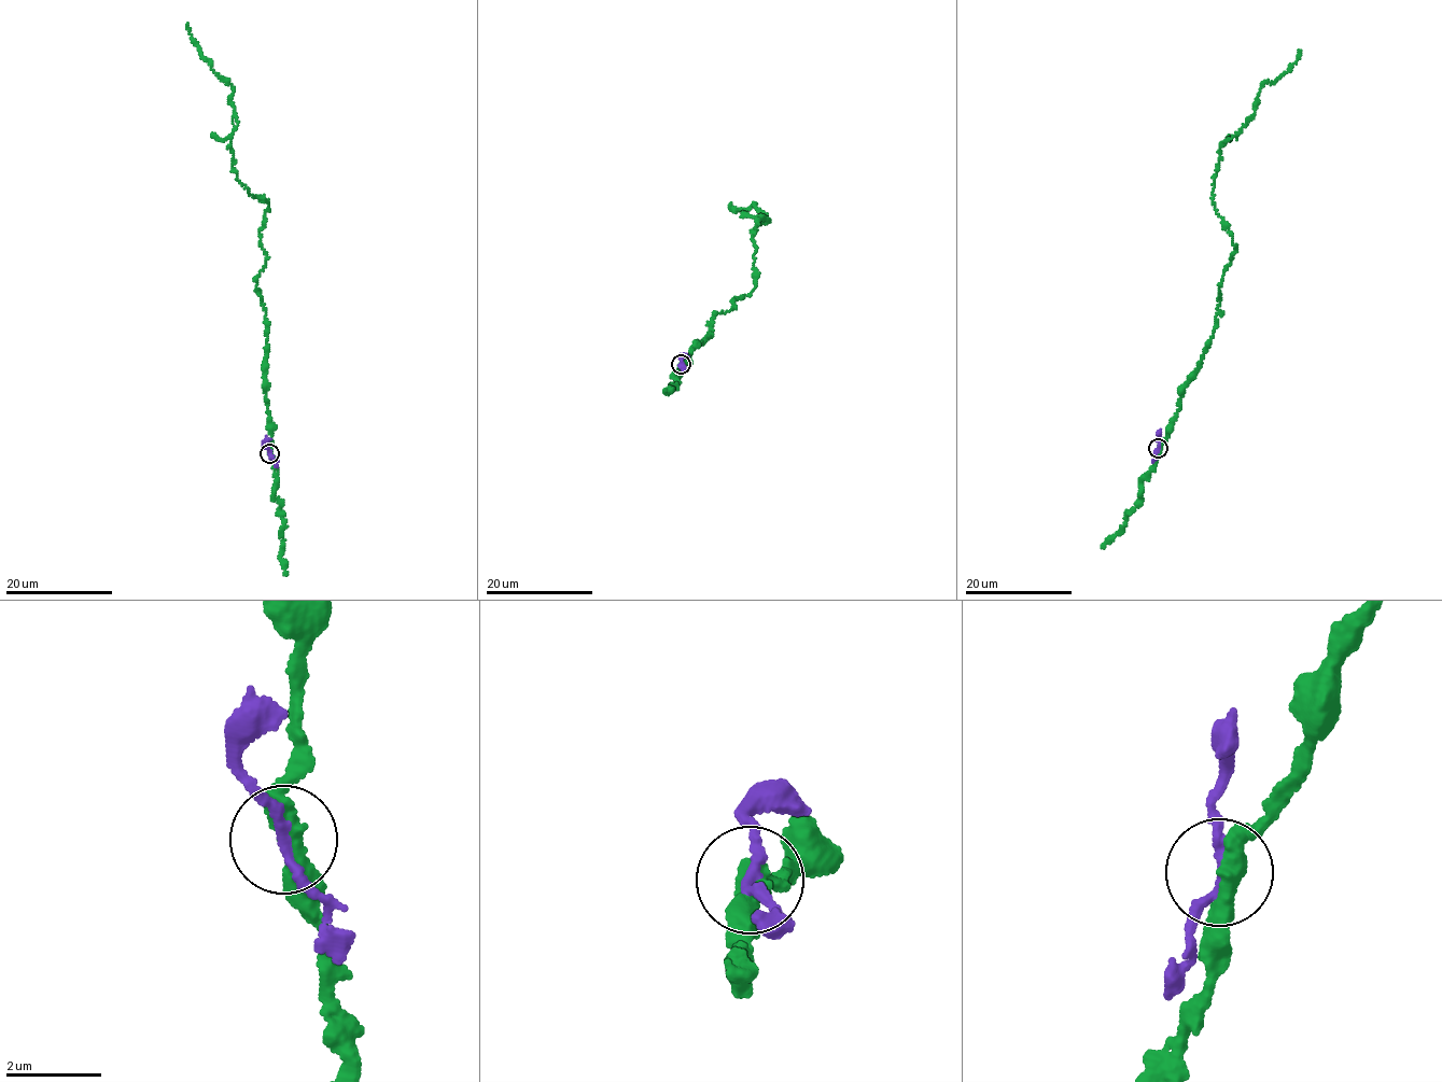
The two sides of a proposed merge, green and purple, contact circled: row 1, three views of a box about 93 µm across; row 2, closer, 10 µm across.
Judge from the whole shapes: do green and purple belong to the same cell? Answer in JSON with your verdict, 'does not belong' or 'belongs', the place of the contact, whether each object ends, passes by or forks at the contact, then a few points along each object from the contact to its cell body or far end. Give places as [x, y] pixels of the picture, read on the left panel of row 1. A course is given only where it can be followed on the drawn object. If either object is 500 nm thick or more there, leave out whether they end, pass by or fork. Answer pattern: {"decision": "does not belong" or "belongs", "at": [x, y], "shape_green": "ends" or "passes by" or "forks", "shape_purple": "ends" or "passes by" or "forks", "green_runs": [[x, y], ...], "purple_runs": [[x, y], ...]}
{"decision": "does not belong", "at": [269, 453], "shape_green": "passes by", "shape_purple": "passes by", "green_runs": [[270, 452], [257, 289], [268, 202], [240, 183], [232, 87], [199, 54], [188, 23]], "purple_runs": [[269, 453], [264, 445], [269, 437]]}

